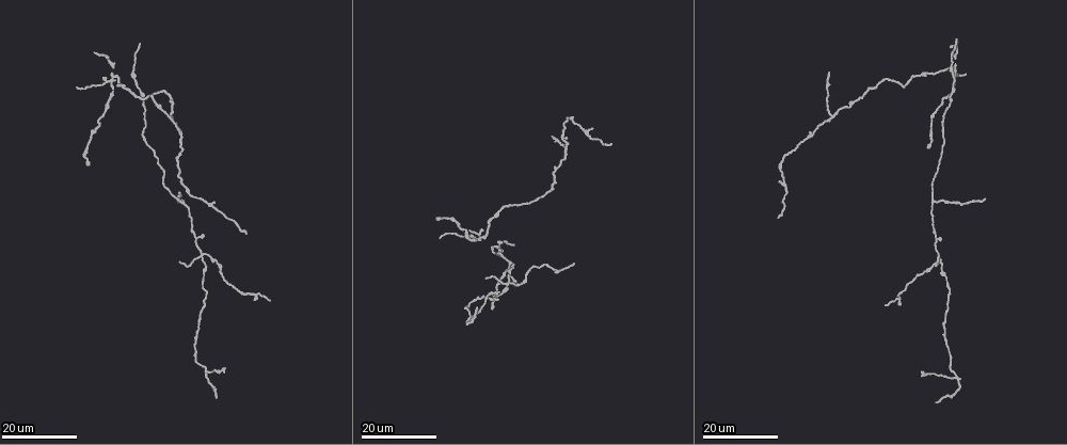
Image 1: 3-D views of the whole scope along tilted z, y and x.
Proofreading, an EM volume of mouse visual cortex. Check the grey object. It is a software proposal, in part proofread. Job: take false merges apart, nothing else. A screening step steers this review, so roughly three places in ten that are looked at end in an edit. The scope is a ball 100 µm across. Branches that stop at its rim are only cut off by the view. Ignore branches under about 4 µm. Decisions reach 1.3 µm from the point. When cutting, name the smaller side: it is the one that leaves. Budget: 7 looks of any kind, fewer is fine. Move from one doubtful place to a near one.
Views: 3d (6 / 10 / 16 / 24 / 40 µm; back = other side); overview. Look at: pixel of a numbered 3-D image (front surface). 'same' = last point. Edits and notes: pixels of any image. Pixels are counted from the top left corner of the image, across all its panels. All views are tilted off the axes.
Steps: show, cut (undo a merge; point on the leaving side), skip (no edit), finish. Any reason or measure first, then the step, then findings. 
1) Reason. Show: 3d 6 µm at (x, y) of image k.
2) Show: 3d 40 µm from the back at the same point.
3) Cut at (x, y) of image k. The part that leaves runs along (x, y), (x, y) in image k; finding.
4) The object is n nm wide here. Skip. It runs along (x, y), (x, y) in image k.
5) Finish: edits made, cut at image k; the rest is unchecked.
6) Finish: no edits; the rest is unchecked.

Show: 3d 16 µm at (110, 81) of image 1.

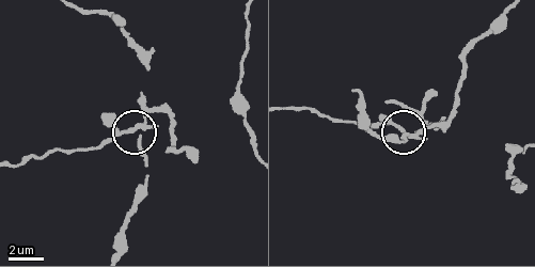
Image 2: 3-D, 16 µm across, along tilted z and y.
Show: 3d 6 µm at (402, 130) of image 2.

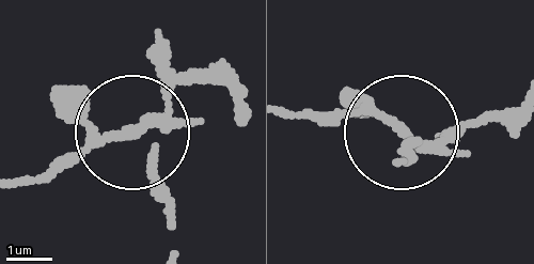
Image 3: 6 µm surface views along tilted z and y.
5 arms meet here. Cut at (96, 145) of image 3. The part that leaves runs along (156, 117), (18, 180) in image 3; two cells meet here.

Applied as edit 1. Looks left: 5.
Two arms in line, one across. Show: 3d 16 µm at (832, 119) of image 1.

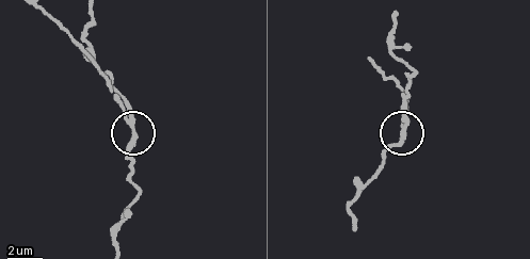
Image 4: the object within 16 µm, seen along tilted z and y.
Show: 3d 6 µm at (403, 130) of image 4.

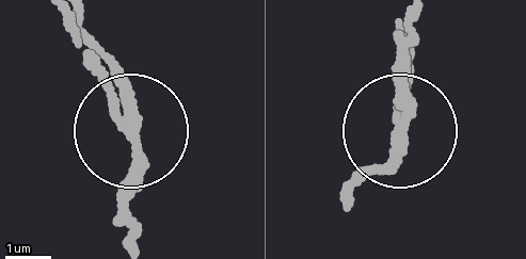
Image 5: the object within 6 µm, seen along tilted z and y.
The side arm is 14 µm long. Cut at (113, 90) of image 5. The part that leaves runs along (130, 133), (77, 20) in image 5; two cells meet here.

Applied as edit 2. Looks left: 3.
Three-way junction. Show: 3d 16 µm at (181, 202) of image 1.

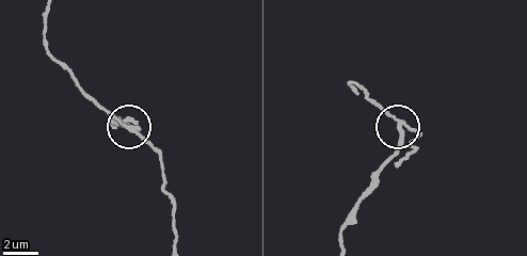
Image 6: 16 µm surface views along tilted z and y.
Show: 3d 6 µm at (402, 133) of image 6.

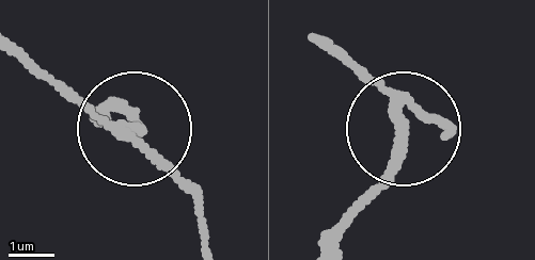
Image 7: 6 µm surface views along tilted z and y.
Show: 3d 6 µm from the back at (398, 126) of image 7.

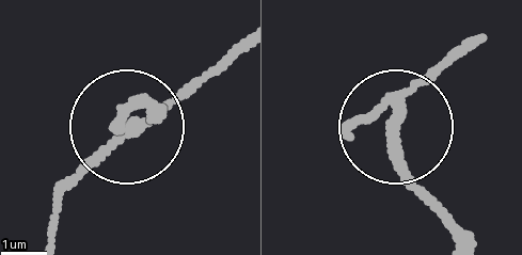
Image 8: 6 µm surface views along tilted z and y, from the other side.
The side arm is 16 µm long. Cut at (117, 126) of image 8. The part that leaves runs along (396, 107), (400, 171), (453, 235) in image 8; a second cell is stuck on.

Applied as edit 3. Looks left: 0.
Finish: edits made, cut at image 3, cut at image 5, cut at image 8; the rest is unchecked.

